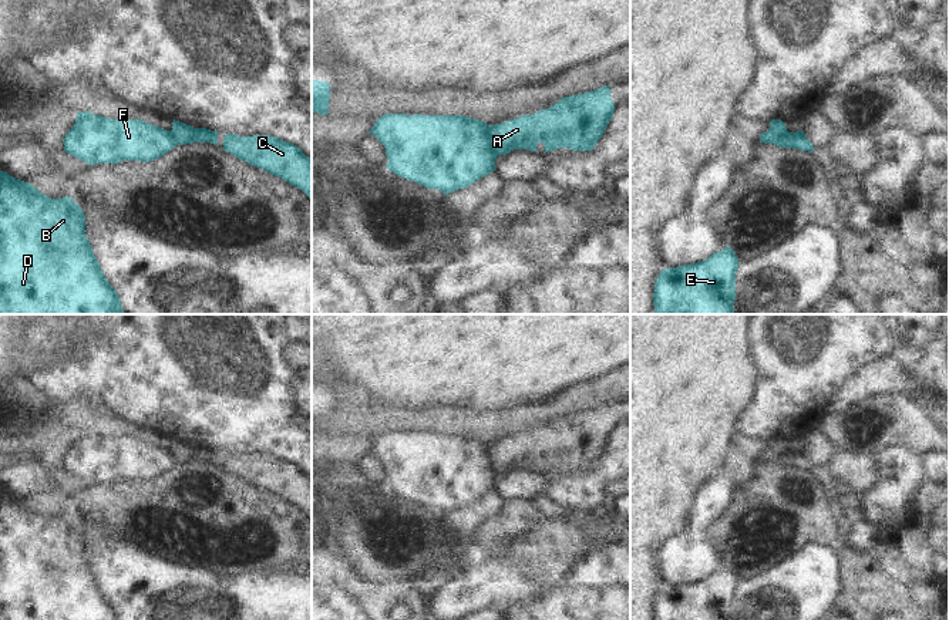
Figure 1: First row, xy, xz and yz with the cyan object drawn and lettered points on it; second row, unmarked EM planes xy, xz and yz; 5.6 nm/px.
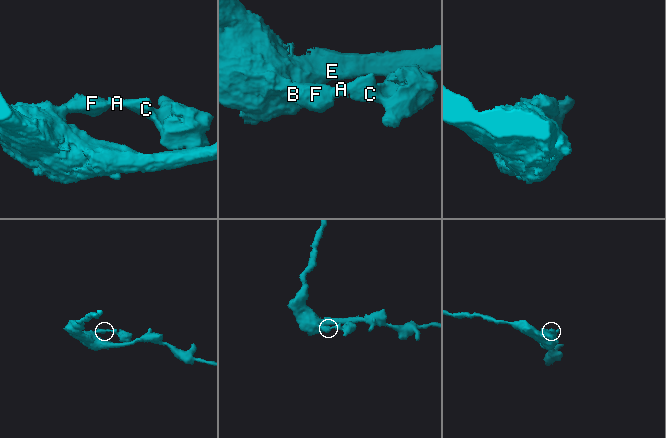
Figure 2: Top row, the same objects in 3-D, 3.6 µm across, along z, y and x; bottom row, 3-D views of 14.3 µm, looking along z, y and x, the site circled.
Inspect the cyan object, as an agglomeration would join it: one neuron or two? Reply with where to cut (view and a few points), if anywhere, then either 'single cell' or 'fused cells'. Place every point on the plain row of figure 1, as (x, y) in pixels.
cut xz (490, 444), (490, 460), (498, 472); fused cells

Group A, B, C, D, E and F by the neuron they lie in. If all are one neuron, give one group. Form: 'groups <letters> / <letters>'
groups A C / B D E F

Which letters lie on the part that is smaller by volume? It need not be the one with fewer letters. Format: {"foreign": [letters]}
{"foreign": ["A", "C"]}

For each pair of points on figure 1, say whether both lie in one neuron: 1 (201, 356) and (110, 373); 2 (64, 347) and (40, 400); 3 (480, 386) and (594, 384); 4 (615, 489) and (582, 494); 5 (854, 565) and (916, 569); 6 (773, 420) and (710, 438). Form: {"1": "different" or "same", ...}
{"1": "same", "2": "different", "3": "different", "4": "different", "5": "same", "6": "different"}

